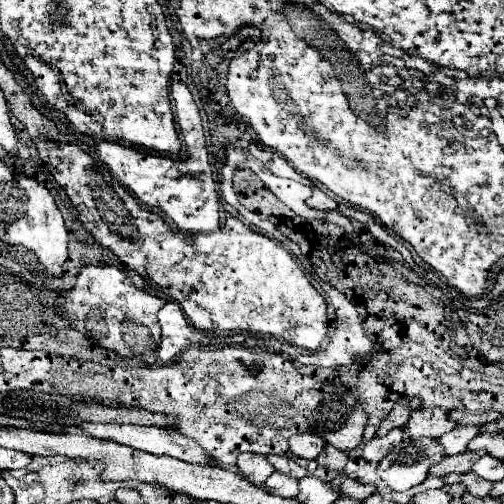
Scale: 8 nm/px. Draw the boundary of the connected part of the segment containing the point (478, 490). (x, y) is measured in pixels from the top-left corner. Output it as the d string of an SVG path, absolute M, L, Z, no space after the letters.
M450 473L450 475L446 475L444 485L452 485L452 483L464 483L466 491L476 495L476 497L486 497L490 493L490 489L492 489L492 483L488 483L486 479L476 477L474 473L464 473L464 475Z

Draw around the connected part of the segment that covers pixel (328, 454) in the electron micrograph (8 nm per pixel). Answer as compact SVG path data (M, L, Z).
M326 445L324 451L318 455L318 465L322 465L324 469L332 469L332 471L342 471L346 461L348 461L348 453L346 451L338 451L336 447Z

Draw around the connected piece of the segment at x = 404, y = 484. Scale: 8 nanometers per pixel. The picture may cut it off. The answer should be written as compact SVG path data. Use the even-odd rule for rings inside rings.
M404 439L386 455L376 473L392 491L408 491L428 477L428 469L442 459L436 439Z

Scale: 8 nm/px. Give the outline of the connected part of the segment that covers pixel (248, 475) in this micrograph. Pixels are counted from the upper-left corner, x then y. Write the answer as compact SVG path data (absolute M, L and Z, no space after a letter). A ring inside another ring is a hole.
M240 453L236 465L242 477L254 485L262 485L274 471L274 467L266 461L264 455L254 455L254 453Z

